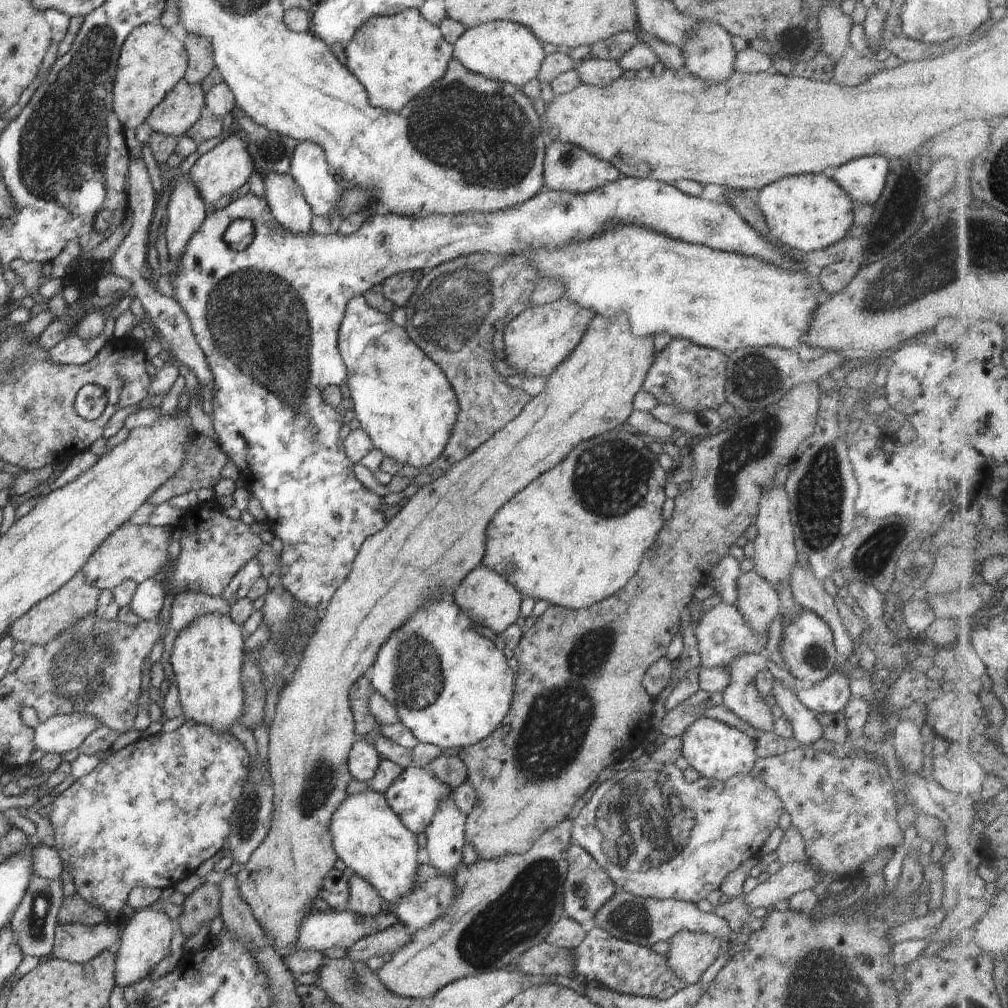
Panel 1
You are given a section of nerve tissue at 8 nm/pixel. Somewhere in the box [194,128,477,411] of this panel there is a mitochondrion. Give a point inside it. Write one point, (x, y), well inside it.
(274, 149)

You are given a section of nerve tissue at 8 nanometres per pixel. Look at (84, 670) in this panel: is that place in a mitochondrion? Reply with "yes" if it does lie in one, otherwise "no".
yes

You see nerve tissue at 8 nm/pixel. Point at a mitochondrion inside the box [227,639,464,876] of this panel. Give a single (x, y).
(321, 777)

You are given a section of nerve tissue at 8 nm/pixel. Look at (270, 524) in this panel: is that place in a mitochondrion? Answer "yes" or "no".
no

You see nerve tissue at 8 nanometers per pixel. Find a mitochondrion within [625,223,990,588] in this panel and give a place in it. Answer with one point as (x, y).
(818, 494)

